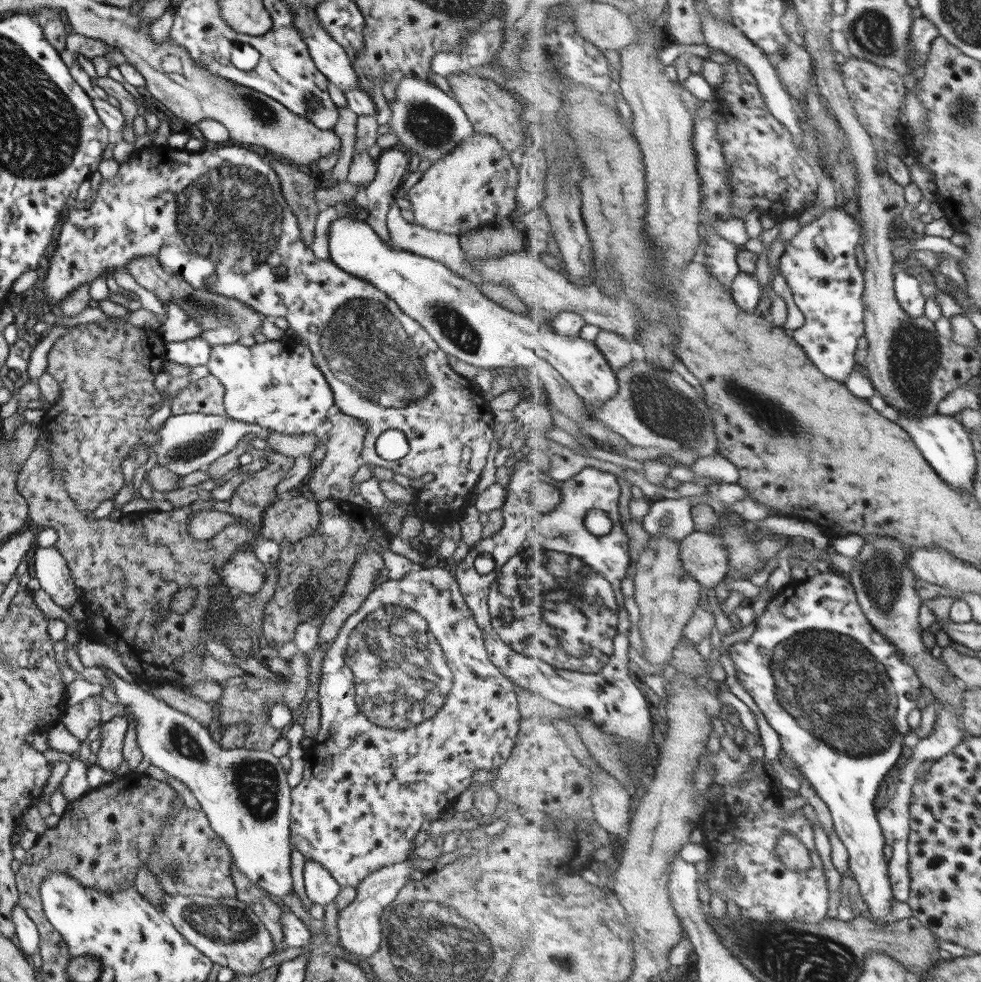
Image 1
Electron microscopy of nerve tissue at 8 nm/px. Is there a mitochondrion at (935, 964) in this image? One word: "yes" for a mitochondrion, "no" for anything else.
no

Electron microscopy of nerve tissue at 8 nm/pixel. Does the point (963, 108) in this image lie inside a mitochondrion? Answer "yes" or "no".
yes

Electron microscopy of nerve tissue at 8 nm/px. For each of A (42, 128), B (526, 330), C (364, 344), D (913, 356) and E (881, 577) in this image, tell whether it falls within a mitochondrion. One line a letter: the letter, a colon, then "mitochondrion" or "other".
A: mitochondrion
B: other
C: mitochondrion
D: mitochondrion
E: mitochondrion

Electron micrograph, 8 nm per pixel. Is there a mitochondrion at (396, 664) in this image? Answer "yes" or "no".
yes

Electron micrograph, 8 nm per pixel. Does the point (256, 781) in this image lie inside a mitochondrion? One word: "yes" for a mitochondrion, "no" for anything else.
yes

